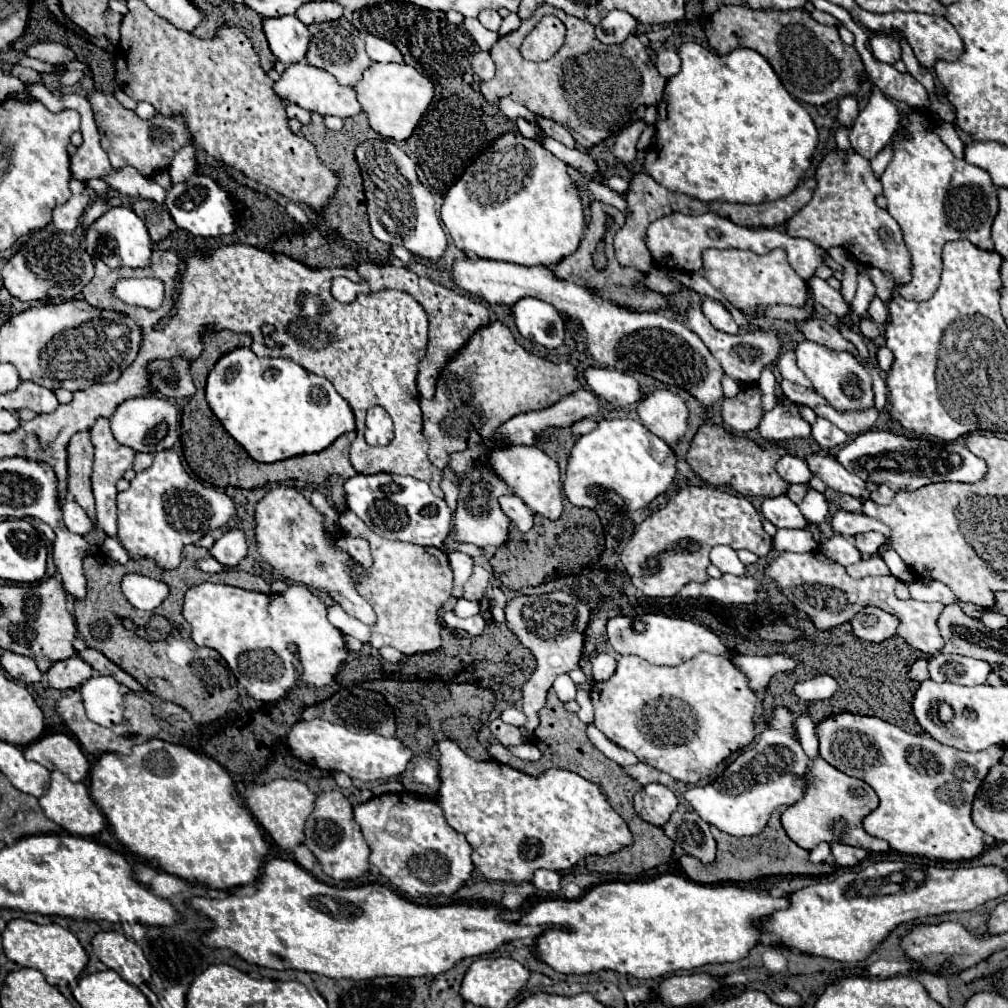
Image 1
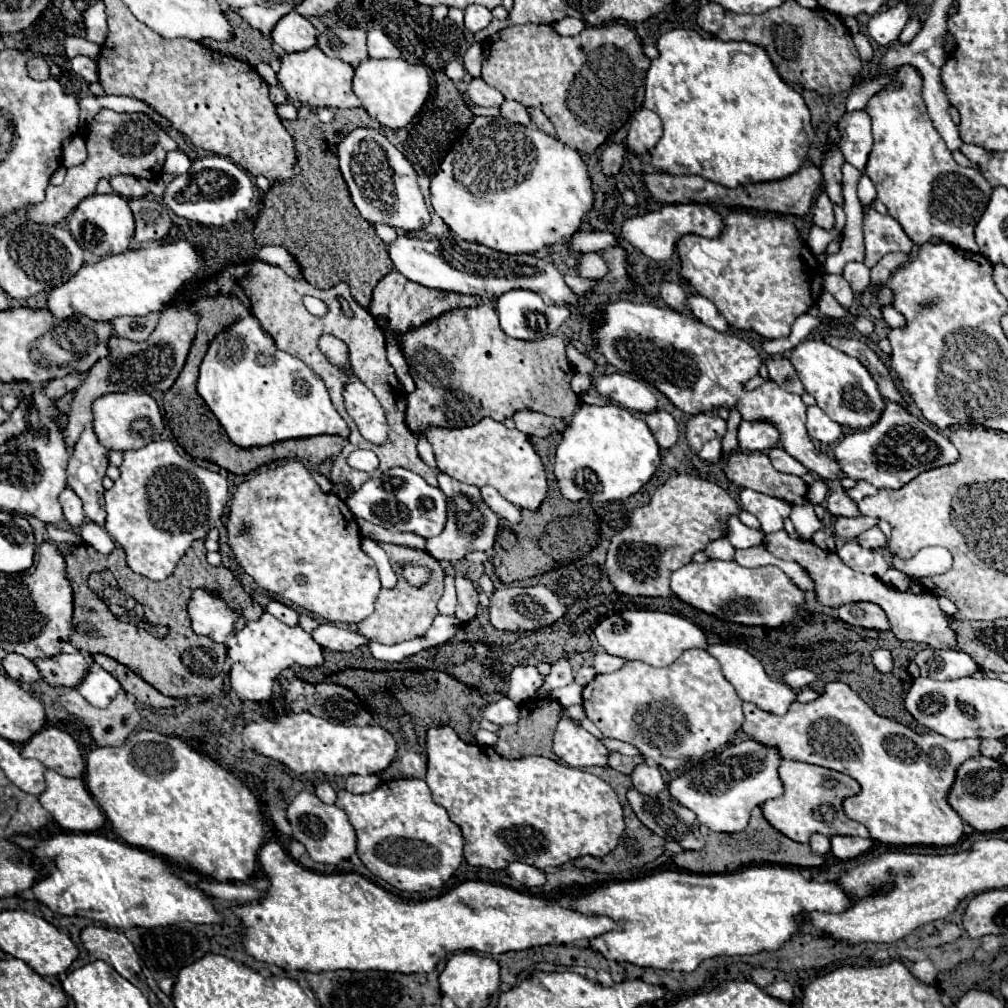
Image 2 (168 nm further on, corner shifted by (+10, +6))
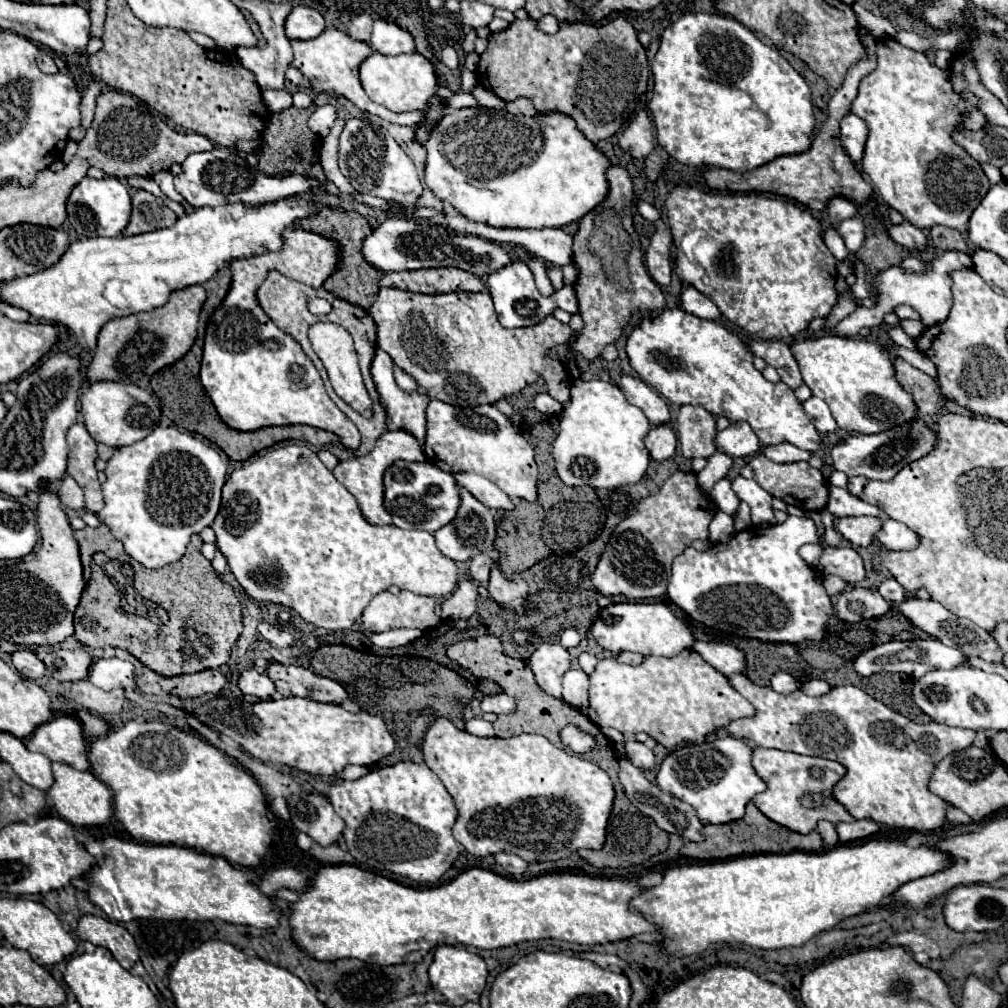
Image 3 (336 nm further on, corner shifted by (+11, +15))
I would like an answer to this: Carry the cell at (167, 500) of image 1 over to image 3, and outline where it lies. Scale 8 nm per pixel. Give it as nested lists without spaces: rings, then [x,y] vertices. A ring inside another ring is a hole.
[[[158,426],[144,440],[132,446],[116,448],[112,458],[106,462],[104,474],[106,482],[102,484],[102,494],[106,504],[102,512],[96,514],[98,520],[110,528],[112,536],[124,544],[126,552],[134,560],[138,560],[146,568],[162,568],[166,564],[178,562],[184,556],[192,534],[200,534],[202,528],[212,526],[220,508],[220,492],[226,480],[226,464],[212,446],[204,444],[196,436],[174,426]]]

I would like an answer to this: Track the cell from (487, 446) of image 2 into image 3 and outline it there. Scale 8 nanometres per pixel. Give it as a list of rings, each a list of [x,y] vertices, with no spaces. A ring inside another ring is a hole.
[[[432,400],[426,410],[426,460],[444,472],[476,472],[492,480],[511,499],[536,500],[538,470],[534,450],[510,420],[490,404],[476,408],[456,408],[442,400]]]

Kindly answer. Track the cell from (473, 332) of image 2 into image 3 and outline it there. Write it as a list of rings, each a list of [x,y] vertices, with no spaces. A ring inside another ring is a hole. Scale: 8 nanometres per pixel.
[[[380,288],[376,302],[368,310],[372,320],[376,322],[376,346],[386,350],[392,360],[404,368],[410,376],[416,378],[418,386],[426,390],[430,398],[448,402],[452,406],[480,406],[494,404],[500,398],[508,398],[518,394],[528,384],[536,380],[536,376],[544,376],[548,386],[548,394],[558,402],[570,400],[570,376],[566,374],[564,364],[552,360],[548,350],[554,344],[566,342],[572,336],[568,324],[556,320],[552,314],[542,322],[530,328],[504,328],[494,312],[492,298],[488,292],[448,292],[448,294],[416,294],[398,288]]]

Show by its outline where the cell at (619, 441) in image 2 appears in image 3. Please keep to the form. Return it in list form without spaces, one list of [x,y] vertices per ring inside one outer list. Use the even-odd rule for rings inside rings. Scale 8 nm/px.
[[[574,380],[570,386],[570,400],[560,414],[560,434],[552,444],[560,480],[570,486],[608,490],[636,484],[650,464],[644,446],[648,430],[650,422],[644,412],[632,406],[616,384],[604,380]]]

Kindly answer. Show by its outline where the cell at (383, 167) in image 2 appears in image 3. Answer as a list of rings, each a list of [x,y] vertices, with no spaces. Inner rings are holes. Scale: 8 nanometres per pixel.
[[[350,118],[340,134],[338,146],[338,166],[340,172],[350,180],[354,190],[394,200],[412,208],[422,194],[422,184],[418,180],[416,168],[410,156],[398,146],[398,142],[380,126],[374,126],[364,118]]]

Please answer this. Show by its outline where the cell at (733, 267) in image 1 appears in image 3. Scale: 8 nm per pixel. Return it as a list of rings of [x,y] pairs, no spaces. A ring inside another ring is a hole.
[[[676,186],[666,198],[668,224],[676,246],[676,274],[708,296],[724,318],[762,340],[788,338],[806,330],[812,318],[826,316],[838,300],[838,260],[824,244],[820,222],[806,206],[762,194],[720,194]]]

